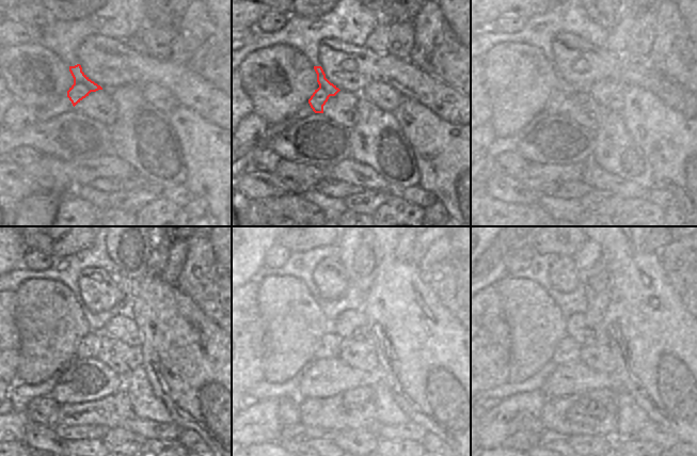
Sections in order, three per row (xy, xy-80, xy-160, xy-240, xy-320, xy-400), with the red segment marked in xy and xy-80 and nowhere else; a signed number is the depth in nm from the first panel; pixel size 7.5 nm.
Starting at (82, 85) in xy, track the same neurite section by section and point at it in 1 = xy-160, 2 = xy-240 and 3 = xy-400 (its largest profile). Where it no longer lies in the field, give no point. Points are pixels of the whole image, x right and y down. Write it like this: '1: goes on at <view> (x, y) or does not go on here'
1: goes on at xy-160 (558, 104)
2: goes on at xy-240 (89, 346)
3: goes on at xy-400 (568, 350)

